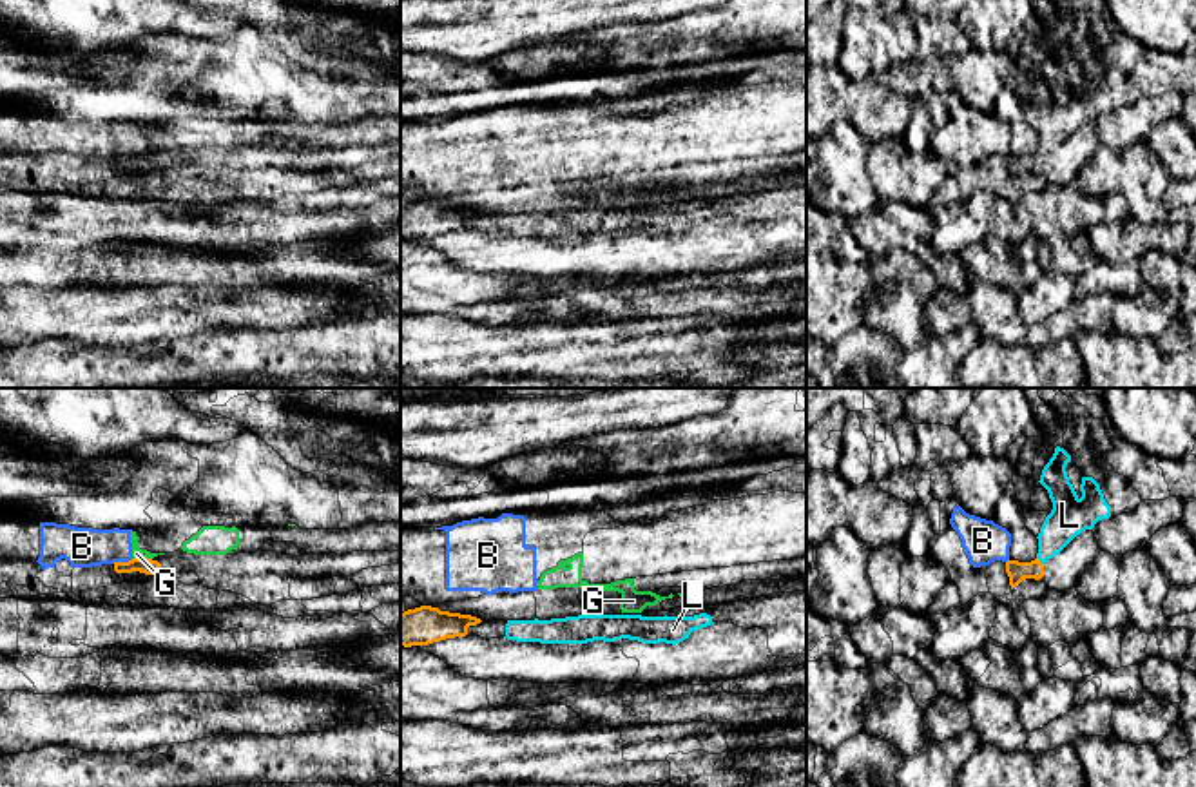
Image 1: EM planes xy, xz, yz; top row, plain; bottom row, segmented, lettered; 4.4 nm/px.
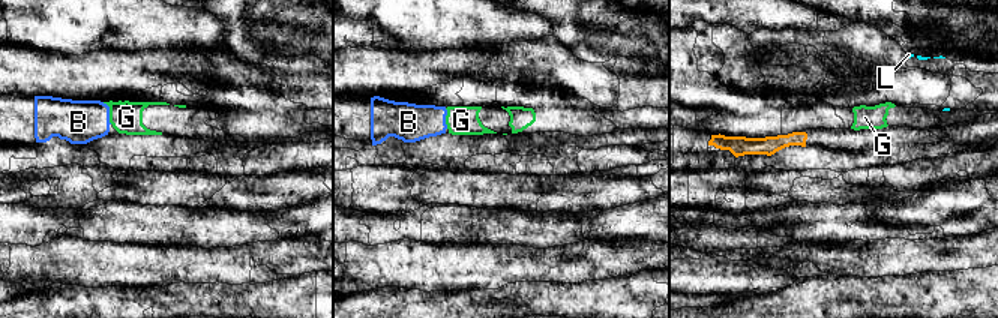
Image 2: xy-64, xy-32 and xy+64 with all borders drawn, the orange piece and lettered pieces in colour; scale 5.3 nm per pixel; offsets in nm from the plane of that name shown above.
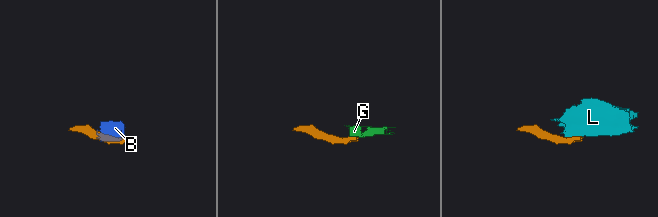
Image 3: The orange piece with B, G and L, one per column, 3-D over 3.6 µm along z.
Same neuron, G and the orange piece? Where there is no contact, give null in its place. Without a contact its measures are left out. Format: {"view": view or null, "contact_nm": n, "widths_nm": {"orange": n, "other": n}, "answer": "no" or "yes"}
{"view": "xy", "contact_nm": 90, "widths_nm": {"orange": 70, "other": 50}, "answer": "no"}

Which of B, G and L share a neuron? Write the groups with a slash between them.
B G / L

